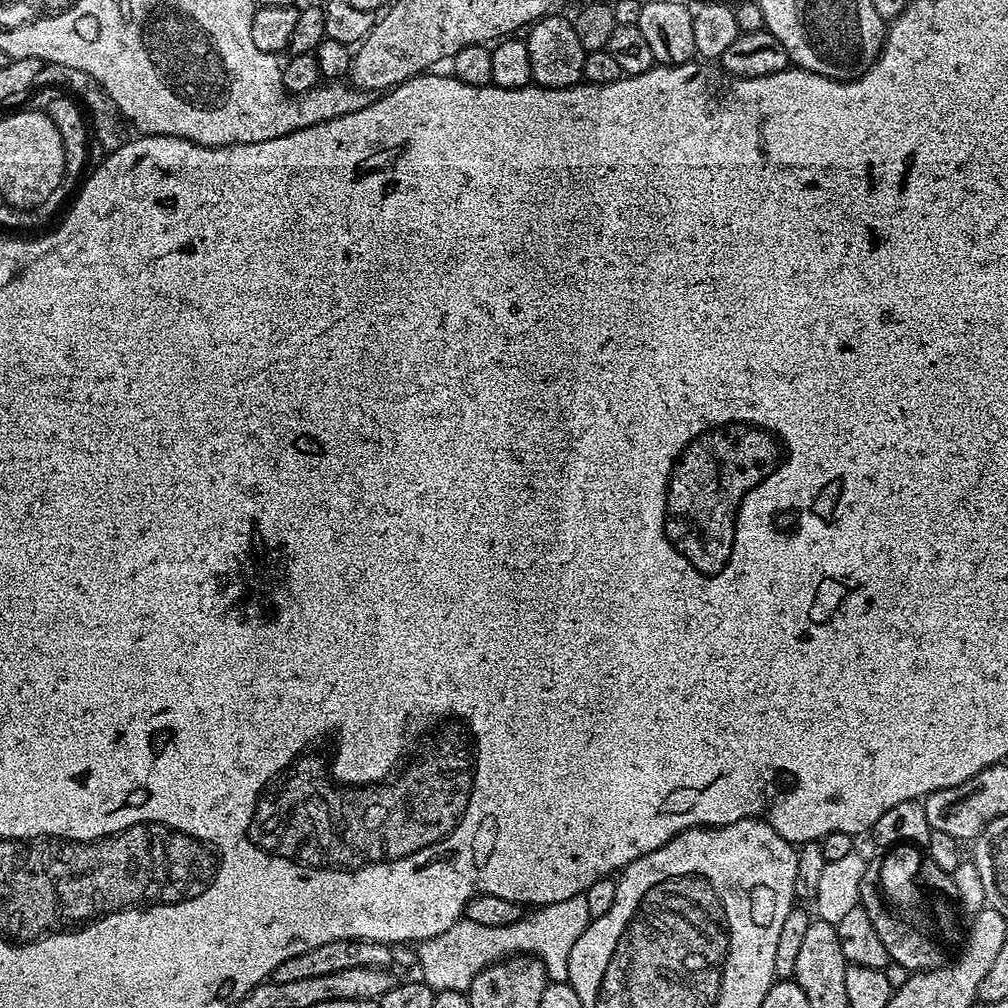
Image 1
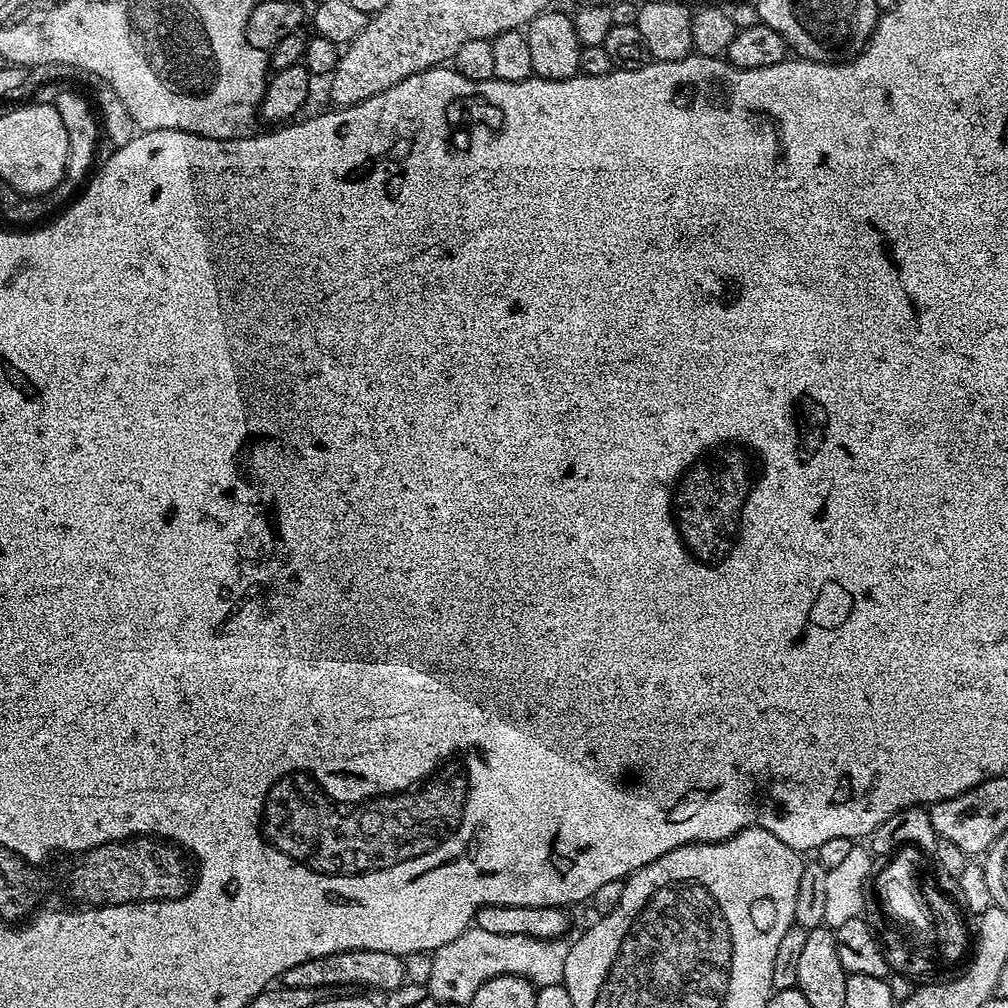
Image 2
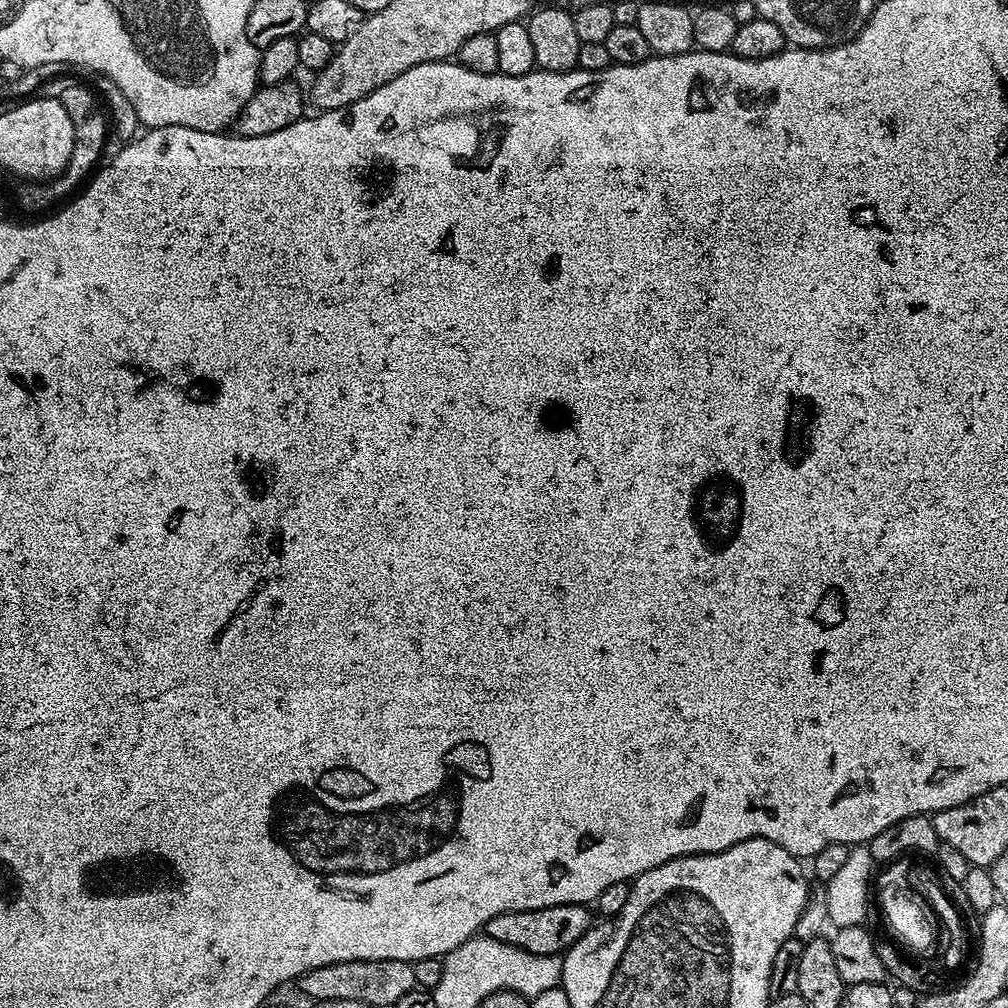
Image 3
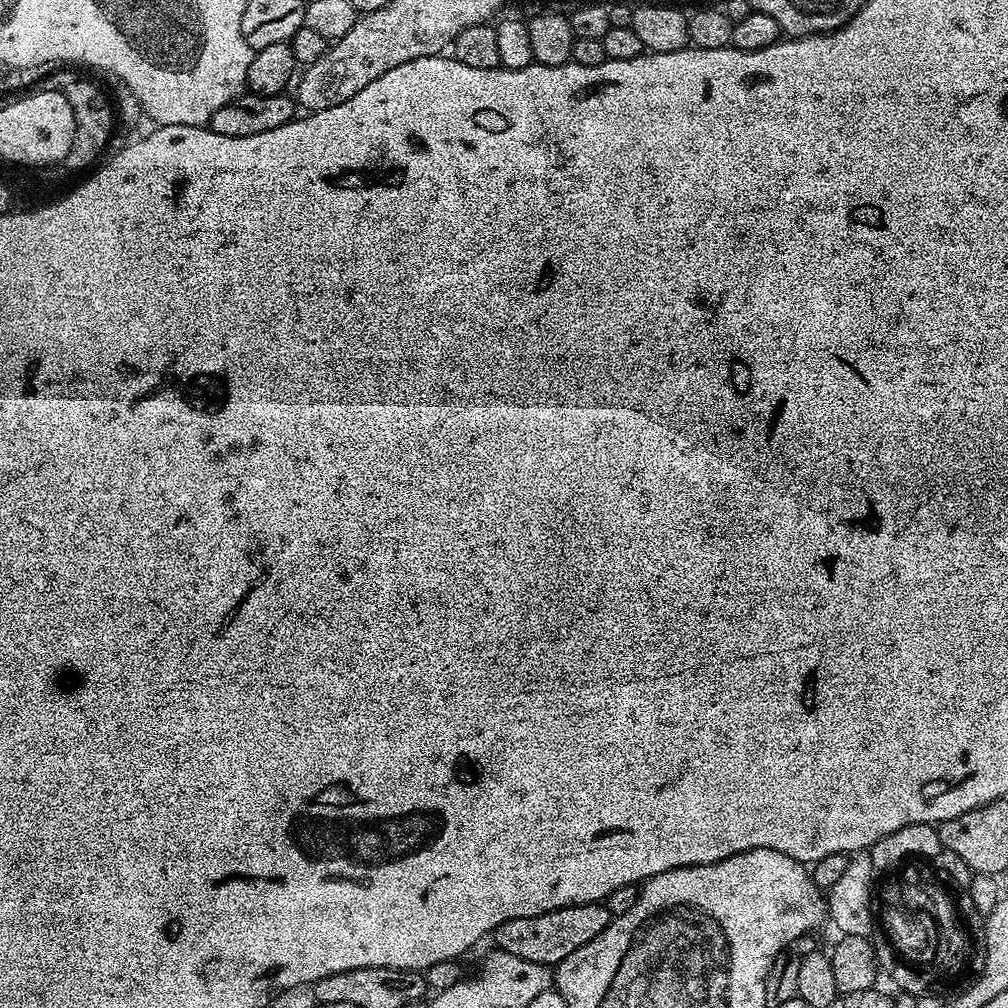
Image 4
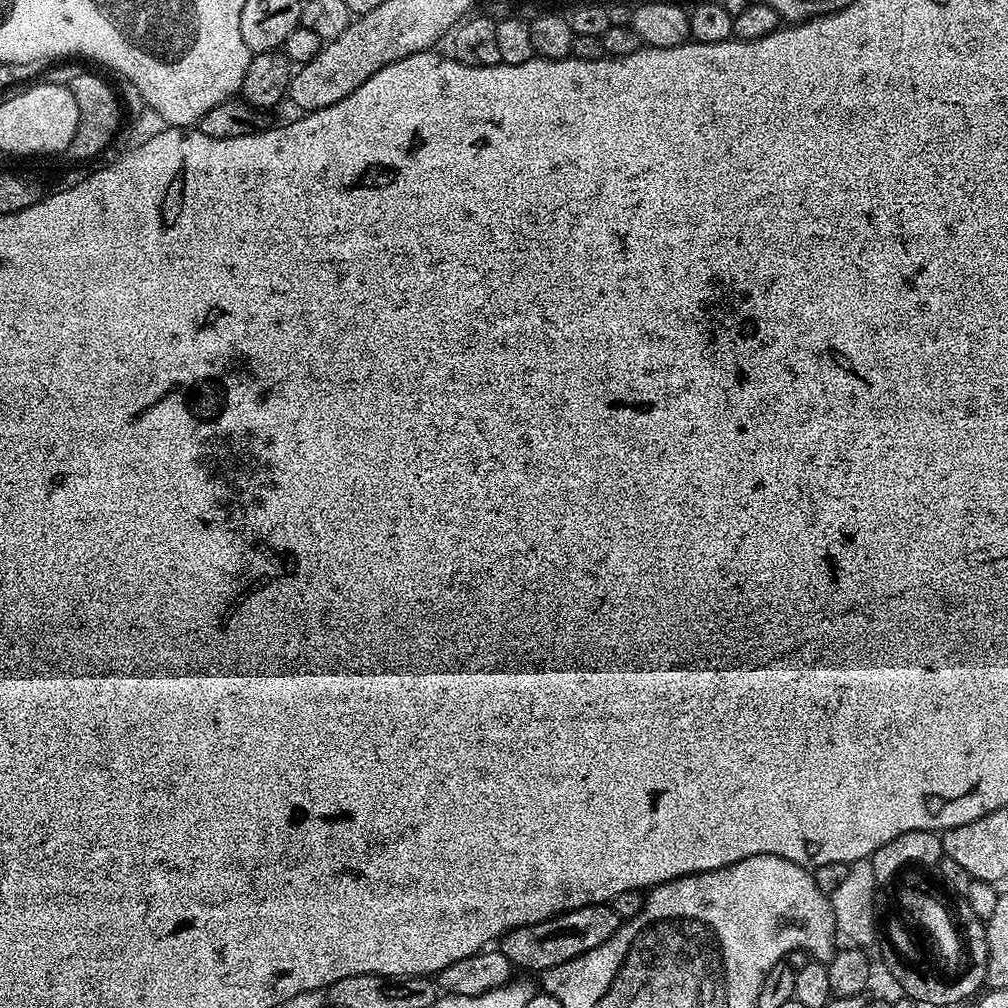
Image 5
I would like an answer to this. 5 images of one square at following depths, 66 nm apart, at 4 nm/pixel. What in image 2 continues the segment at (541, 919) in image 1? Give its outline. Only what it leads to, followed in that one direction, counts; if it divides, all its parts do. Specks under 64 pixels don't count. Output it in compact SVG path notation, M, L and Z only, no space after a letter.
M469 926L454 942L446 942L431 953L432 969L426 987L437 1005L460 1004L467 1006L474 998L478 986L499 976L524 976L537 989L563 984L566 954L570 947L567 939L539 940L522 934L490 934L486 930Z

